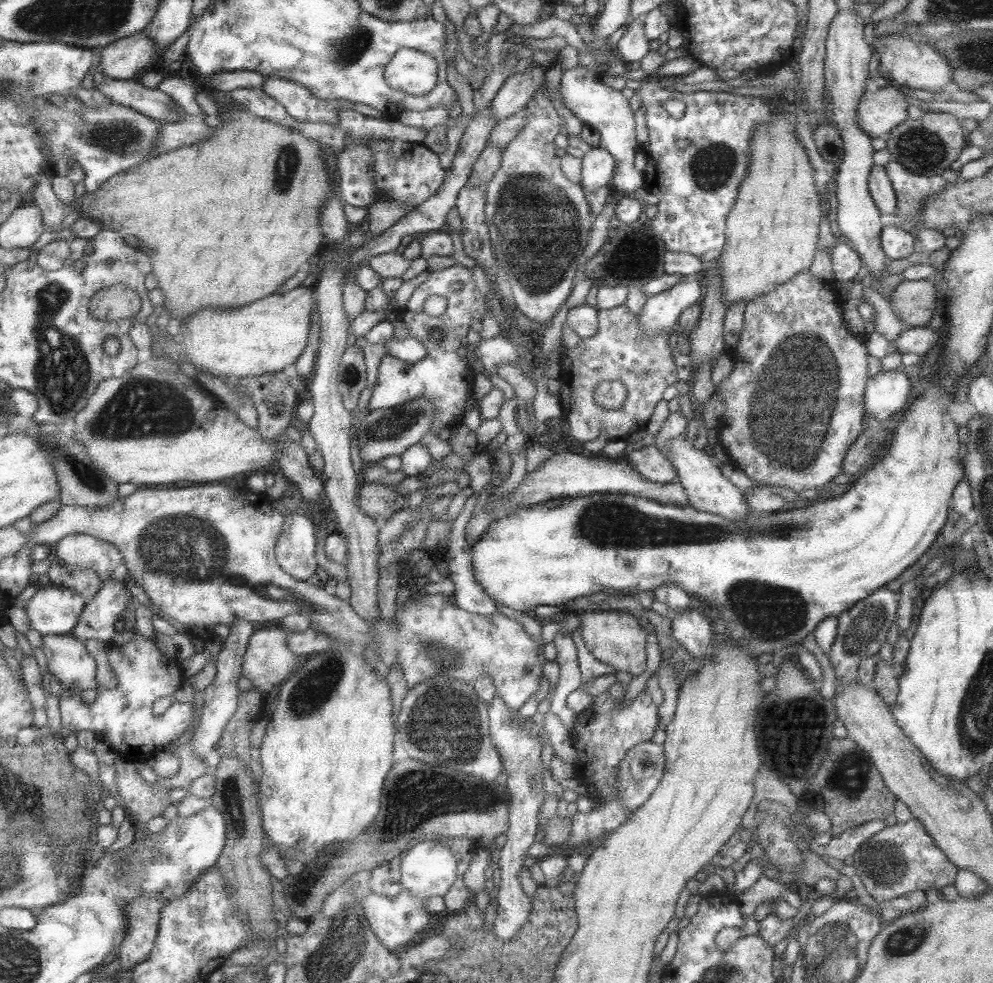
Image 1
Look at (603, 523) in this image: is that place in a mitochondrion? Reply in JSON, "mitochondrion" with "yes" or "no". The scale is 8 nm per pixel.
{"mitochondrion":"yes"}

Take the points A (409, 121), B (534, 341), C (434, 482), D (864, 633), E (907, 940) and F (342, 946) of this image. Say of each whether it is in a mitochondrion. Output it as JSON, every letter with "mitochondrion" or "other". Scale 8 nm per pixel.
{"A":"other","B":"other","C":"other","D":"mitochondrion","E":"mitochondrion","F":"mitochondrion"}

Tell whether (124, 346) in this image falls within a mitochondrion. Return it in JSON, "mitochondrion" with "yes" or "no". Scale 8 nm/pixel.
{"mitochondrion":"no"}

